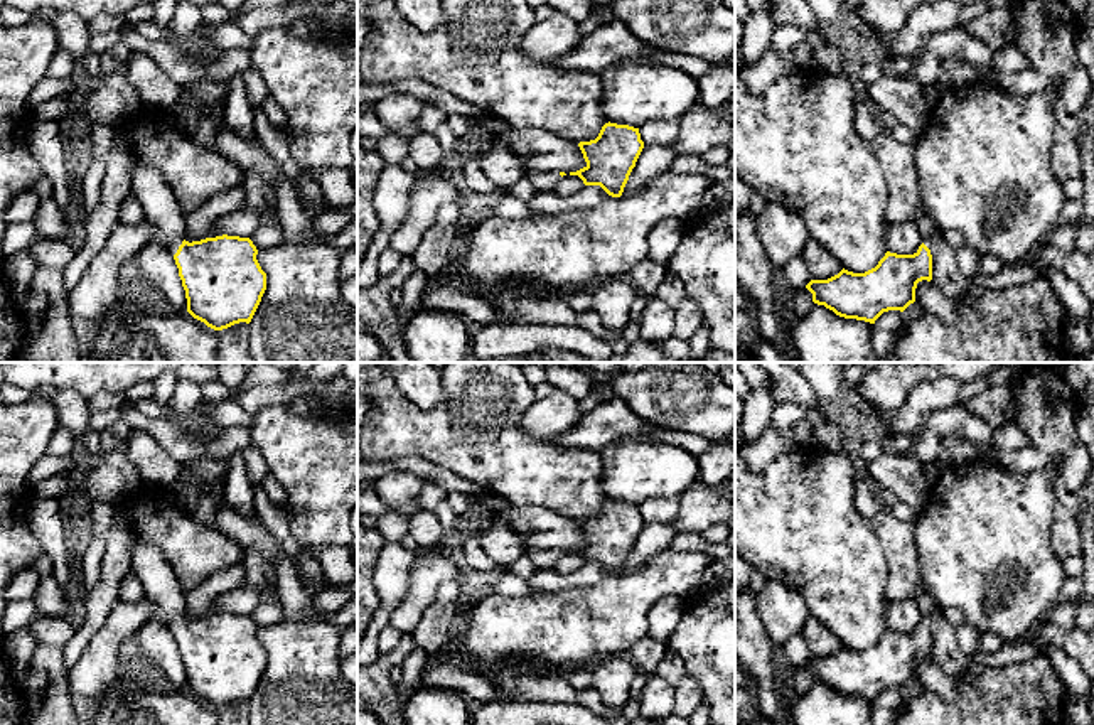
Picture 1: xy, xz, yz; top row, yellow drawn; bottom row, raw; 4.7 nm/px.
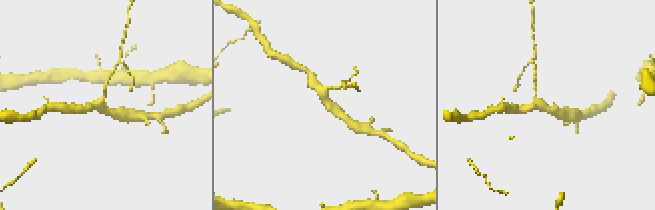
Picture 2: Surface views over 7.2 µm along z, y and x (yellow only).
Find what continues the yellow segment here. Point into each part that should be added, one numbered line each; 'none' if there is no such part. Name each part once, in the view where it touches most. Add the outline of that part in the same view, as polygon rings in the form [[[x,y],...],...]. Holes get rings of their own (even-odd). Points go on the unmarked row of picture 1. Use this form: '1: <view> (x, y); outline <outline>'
1: xy (157, 577); outline [[[131,531],[131,570],[145,593],[155,599],[155,617],[175,632],[184,619],[185,593],[162,551],[137,531]]]

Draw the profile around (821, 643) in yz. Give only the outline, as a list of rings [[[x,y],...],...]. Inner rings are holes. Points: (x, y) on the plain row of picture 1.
[[[809,615],[802,637],[809,647],[811,658],[828,658],[838,652],[843,644],[816,617]]]

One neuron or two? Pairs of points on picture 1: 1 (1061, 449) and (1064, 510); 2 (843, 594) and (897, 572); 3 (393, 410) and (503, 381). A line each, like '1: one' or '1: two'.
1: one
2: two
3: one

